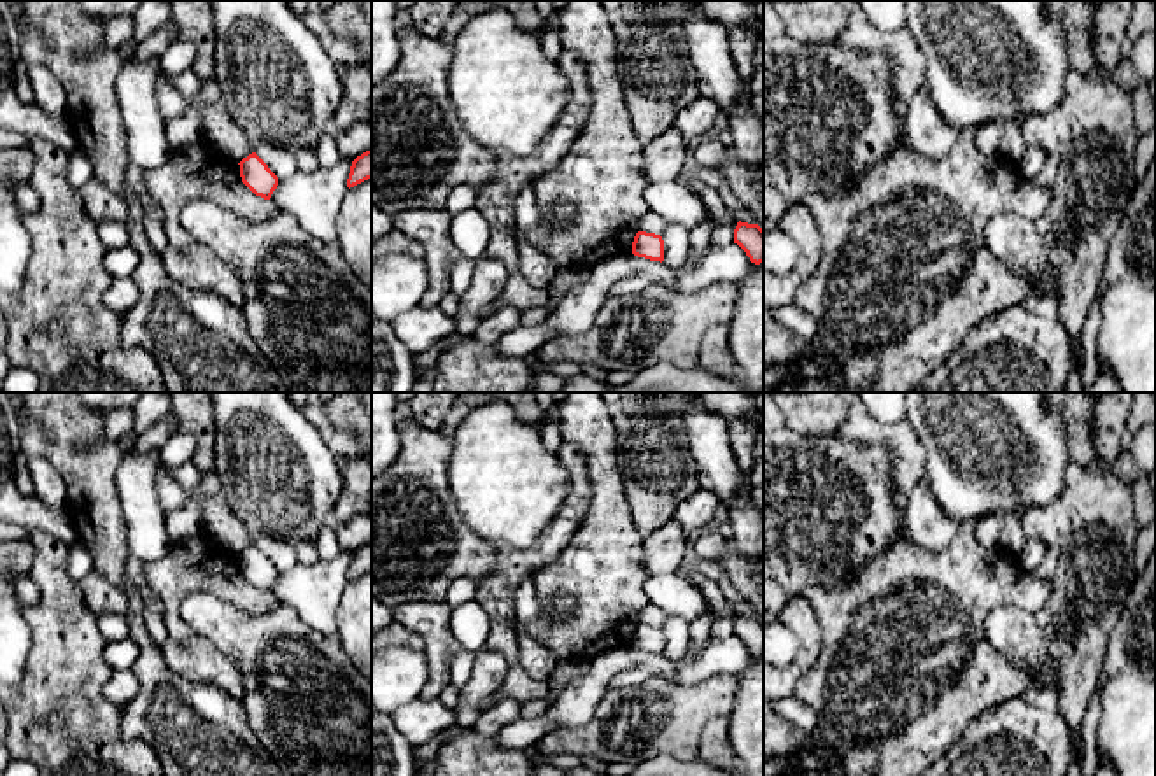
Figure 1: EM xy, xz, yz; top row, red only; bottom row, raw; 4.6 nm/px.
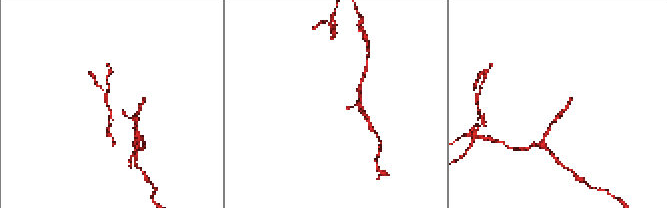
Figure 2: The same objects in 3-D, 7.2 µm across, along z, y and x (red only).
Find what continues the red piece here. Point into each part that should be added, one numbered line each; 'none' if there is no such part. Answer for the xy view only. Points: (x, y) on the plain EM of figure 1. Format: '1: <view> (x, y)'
none

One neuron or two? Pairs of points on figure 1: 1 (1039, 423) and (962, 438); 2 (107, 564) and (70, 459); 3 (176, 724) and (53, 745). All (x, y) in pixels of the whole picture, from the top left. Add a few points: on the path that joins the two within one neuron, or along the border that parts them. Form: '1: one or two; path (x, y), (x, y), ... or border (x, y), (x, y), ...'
1: one; path (1020, 438), (981, 438)
2: one; path (105, 538), (95, 512), (91, 486)
3: two; border (121, 708), (121, 734), (142, 740), (158, 752)

